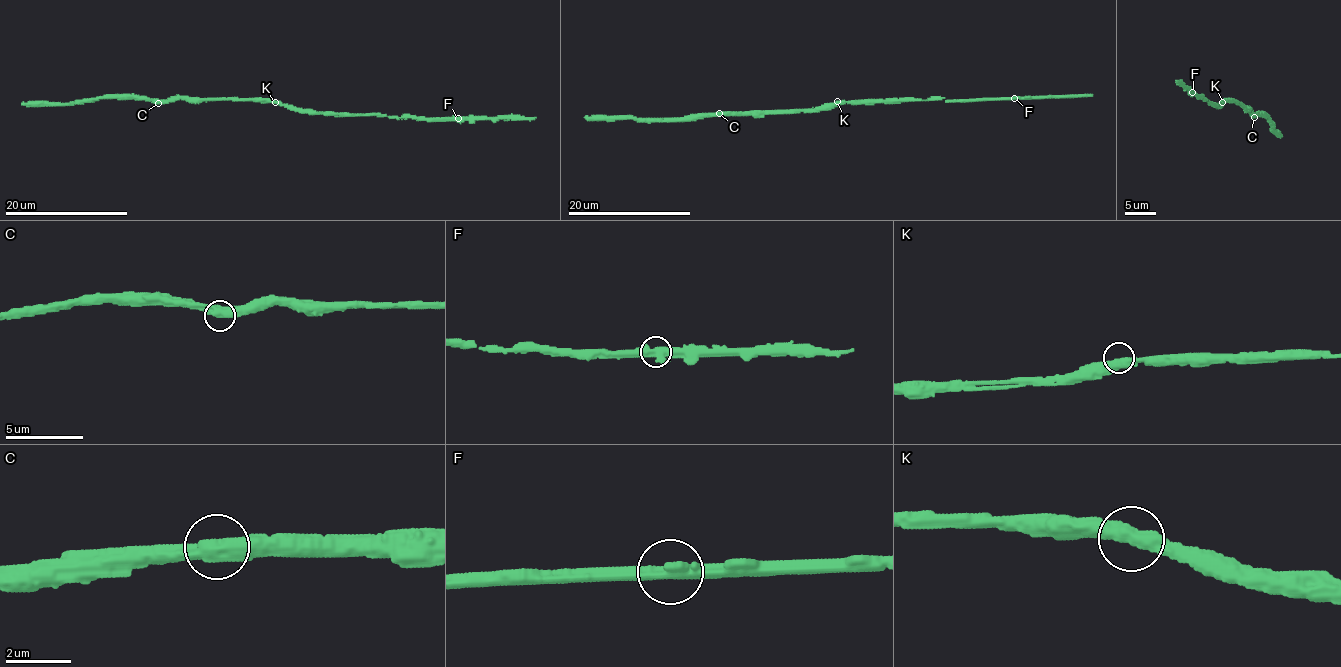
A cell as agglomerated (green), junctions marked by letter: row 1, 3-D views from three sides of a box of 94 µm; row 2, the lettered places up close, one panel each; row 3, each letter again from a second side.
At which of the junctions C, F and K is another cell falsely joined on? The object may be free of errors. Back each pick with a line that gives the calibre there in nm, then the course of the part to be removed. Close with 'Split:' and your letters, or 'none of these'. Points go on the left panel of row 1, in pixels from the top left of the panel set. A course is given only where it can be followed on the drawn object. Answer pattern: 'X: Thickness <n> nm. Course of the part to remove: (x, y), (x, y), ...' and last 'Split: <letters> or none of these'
Split: none of these

